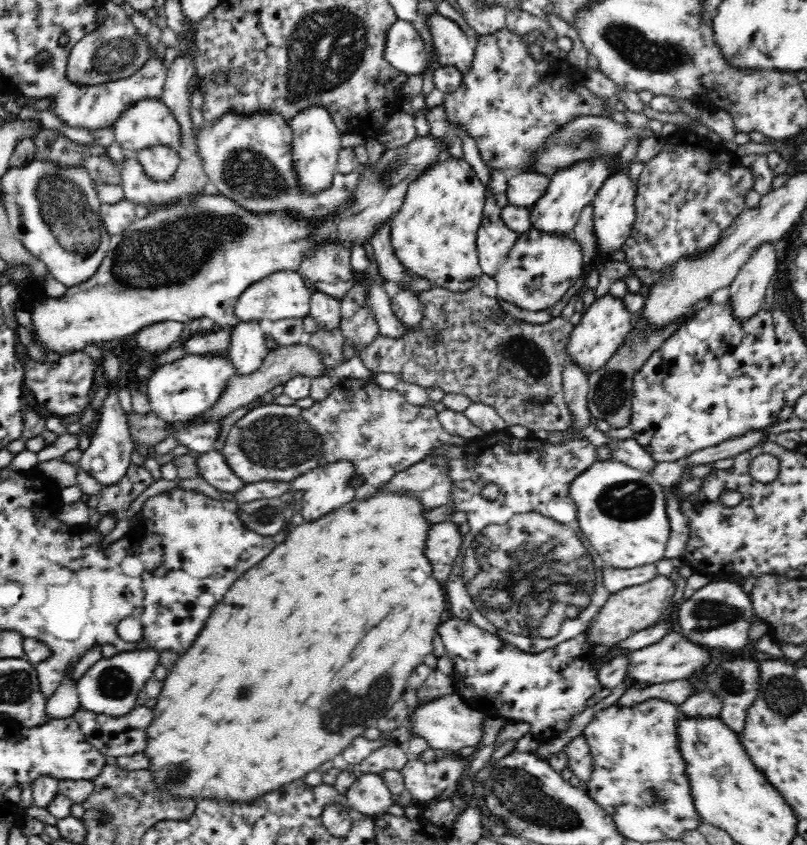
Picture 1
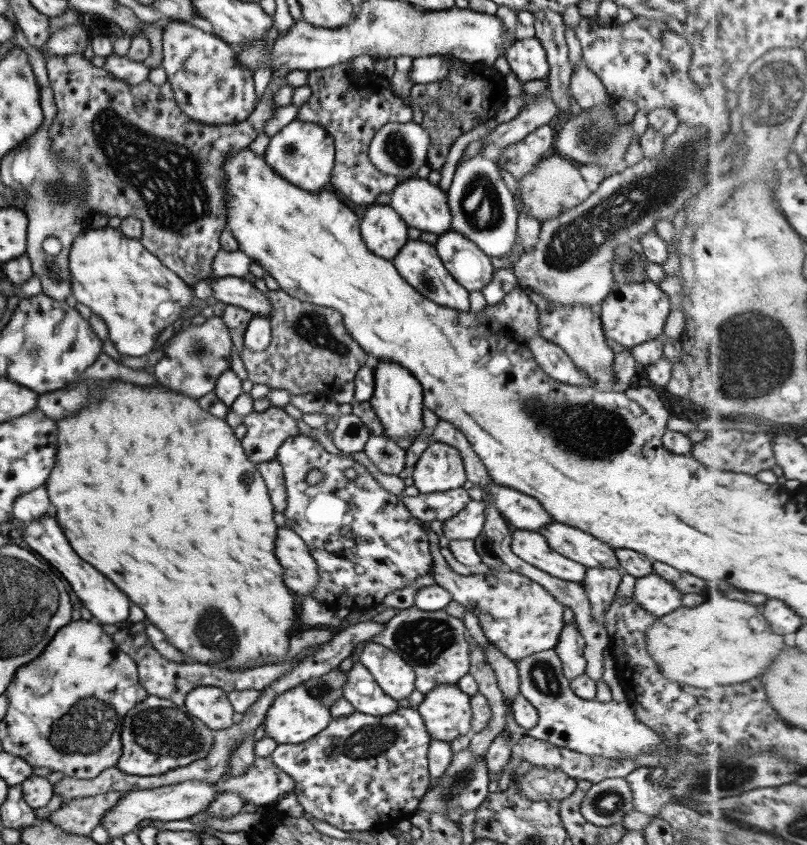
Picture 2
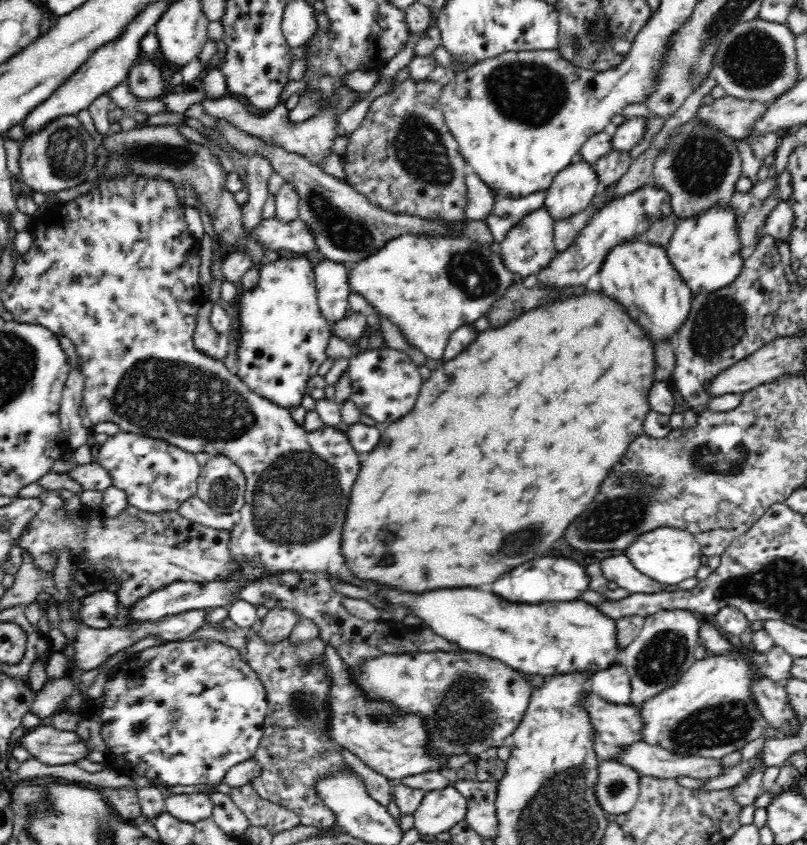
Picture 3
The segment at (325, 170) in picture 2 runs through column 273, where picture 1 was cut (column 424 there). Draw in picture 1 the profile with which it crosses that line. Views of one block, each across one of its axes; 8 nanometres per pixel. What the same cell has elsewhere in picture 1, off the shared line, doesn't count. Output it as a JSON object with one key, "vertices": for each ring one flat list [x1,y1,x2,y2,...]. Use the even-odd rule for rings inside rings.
{"vertices":[[430,132,426,135,416,134,403,145,385,147,375,163,360,166,358,186,351,197,335,213,317,221,306,219,298,211,290,212,286,209,261,213,248,211,213,189,190,197,189,200,182,199,149,208,144,217,135,218,120,234,111,237,106,256,92,278,68,288,66,294,57,299,42,292,36,293,42,294,42,300,32,306,31,313,37,338,46,348,52,348,60,354,64,351,81,351,88,342,100,345,166,322,188,325,204,317,214,321,216,328,230,331,242,322,236,315,236,302,246,288,274,272,299,272,300,264,324,244,339,242,350,249,354,246,363,247,378,232,378,228,388,224,400,210,409,185,418,180,428,166,448,159,447,153,448,145,444,137,438,138]]}

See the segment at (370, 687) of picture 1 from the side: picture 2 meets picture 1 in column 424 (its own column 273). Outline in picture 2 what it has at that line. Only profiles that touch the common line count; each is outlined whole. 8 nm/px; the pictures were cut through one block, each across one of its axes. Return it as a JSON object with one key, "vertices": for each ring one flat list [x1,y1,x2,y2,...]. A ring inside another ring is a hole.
{"vertices":[[111,381,105,386,105,396,95,396,93,402,81,410,75,412,75,416,67,416,63,420,53,420,57,424,57,462,55,466,49,471,47,480,45,480,43,486,48,494,48,499,51,504,52,512,54,516,57,516,57,524,61,524,61,532,65,539,69,540,69,546,73,548,73,552,77,552,77,556,81,556,81,560,85,560,87,564,91,564,93,568,97,568,97,572,101,572,105,578,109,578,121,592,127,594,127,598,137,604,143,612,145,612,145,620,151,622,155,628,158,628,167,639,169,644,173,645,178,652,181,652,183,656,196,663,203,665,224,662,225,669,232,669,235,667,242,667,244,664,249,663,251,660,259,660,266,657,281,657,287,653,288,640,290,636,295,632,294,627,296,624,296,610,295,598,291,598,291,592,281,584,281,566,277,566,277,560,273,558,273,538,277,540,276,528,277,526,273,522,273,505,269,500,269,495,263,482,260,472,256,469,256,465,250,463,243,452,240,445,240,439,238,439,225,420,217,416,209,414,209,412,201,410,199,408,197,399,191,398,190,396,183,395,177,391,170,391,168,388,162,387,161,385,145,385,143,388,139,386,133,386,133,383,124,383,123,381]]}

